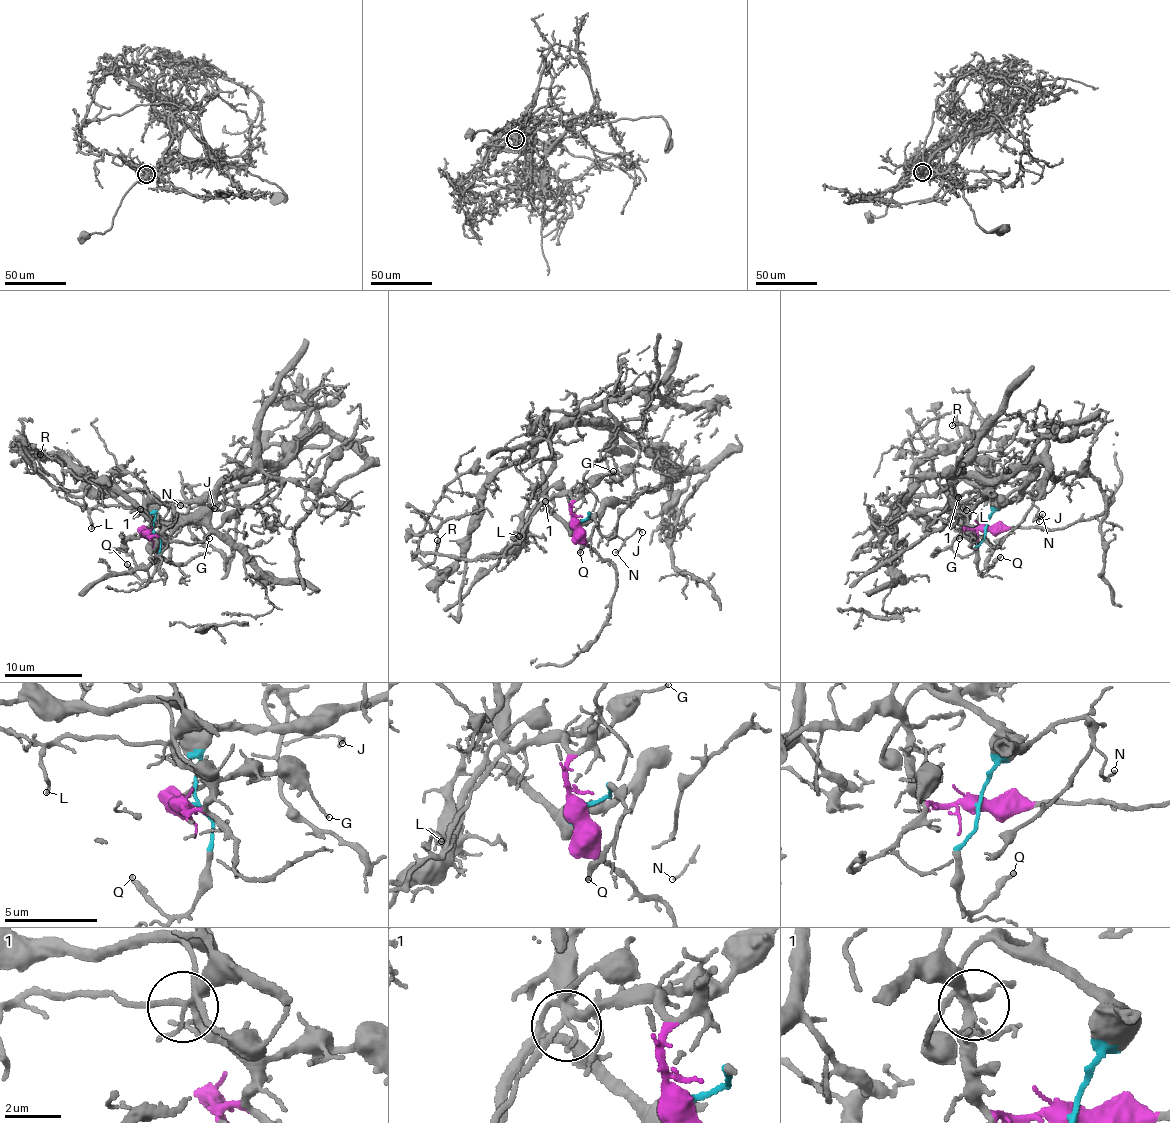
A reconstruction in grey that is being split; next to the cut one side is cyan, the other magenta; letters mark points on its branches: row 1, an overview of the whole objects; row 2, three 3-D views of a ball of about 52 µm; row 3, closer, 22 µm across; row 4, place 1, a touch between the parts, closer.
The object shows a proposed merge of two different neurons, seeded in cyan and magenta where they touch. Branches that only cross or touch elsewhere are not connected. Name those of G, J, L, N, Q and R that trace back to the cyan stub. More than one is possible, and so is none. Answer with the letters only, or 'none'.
J, N, Q

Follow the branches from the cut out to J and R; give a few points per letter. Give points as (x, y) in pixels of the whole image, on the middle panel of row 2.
J: (578, 522), (597, 517), (600, 532), (625, 539), (637, 528), (642, 532)
R: (578, 522), (570, 497), (548, 496), (546, 430), (488, 482), (466, 552), (443, 569), (429, 565), (437, 539)

